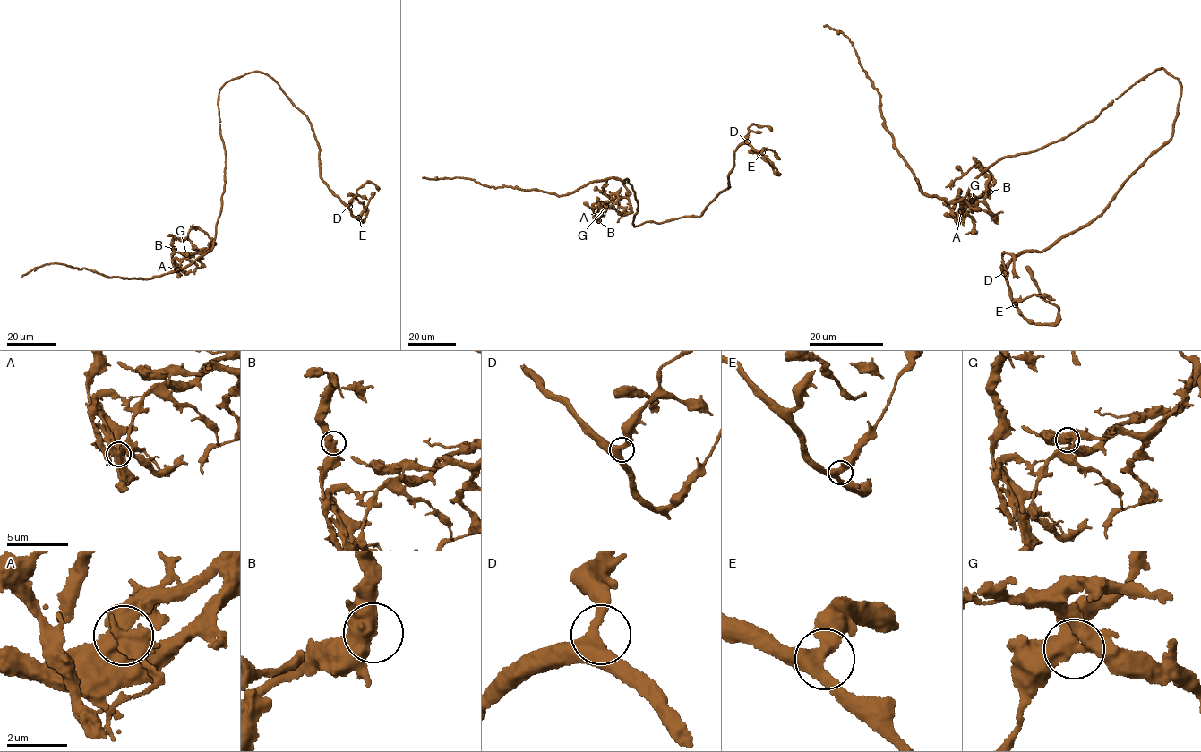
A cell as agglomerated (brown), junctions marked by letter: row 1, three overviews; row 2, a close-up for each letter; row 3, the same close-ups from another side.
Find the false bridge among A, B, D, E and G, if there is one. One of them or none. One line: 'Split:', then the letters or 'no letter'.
Split: G

